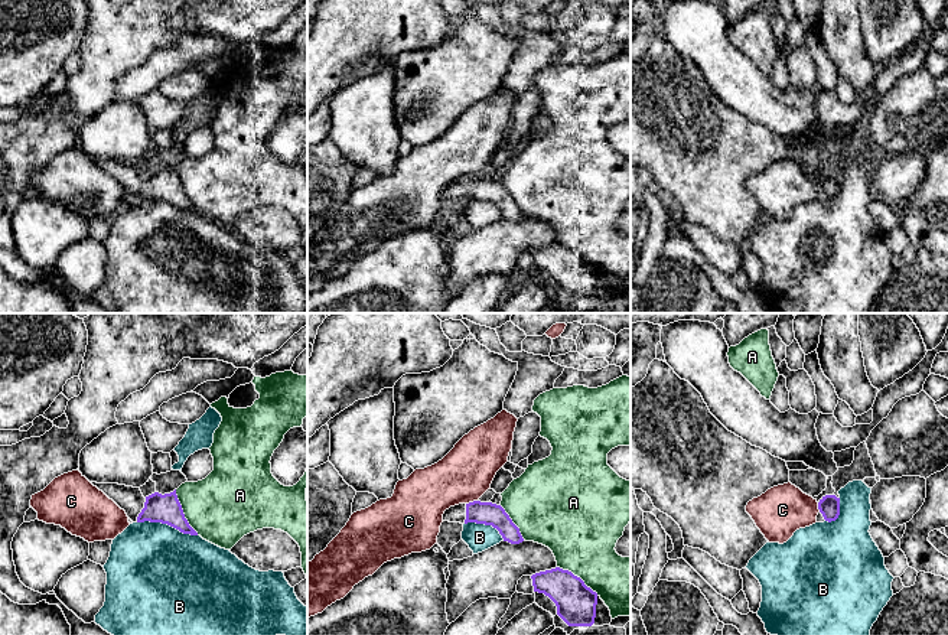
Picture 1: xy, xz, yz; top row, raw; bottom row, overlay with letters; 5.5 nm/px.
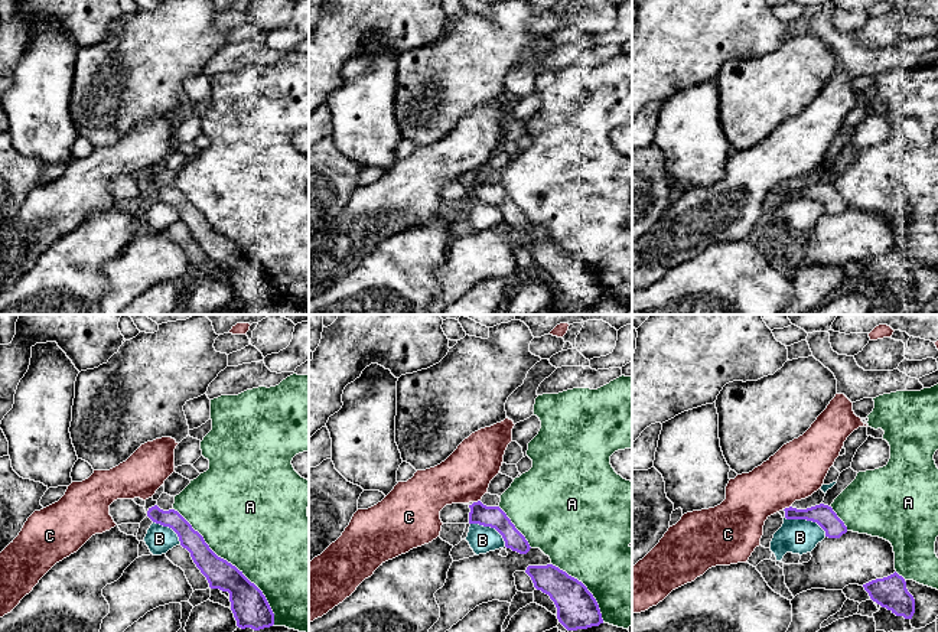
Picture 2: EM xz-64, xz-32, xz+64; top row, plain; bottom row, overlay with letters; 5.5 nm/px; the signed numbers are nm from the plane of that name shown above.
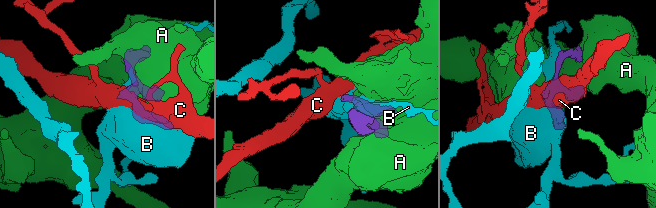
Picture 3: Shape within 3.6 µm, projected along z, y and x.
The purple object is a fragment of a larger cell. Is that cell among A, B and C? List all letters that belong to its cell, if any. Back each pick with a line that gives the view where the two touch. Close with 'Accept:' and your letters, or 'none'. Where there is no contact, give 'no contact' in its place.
Accept: none

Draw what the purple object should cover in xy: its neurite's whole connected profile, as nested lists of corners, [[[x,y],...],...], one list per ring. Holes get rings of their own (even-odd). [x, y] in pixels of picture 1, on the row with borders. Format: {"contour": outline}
{"contour": [[[91,483],[124,509],[133,522],[162,522],[183,534],[198,535],[185,518],[176,489],[164,495],[154,492],[144,498],[140,488],[118,483]]]}

